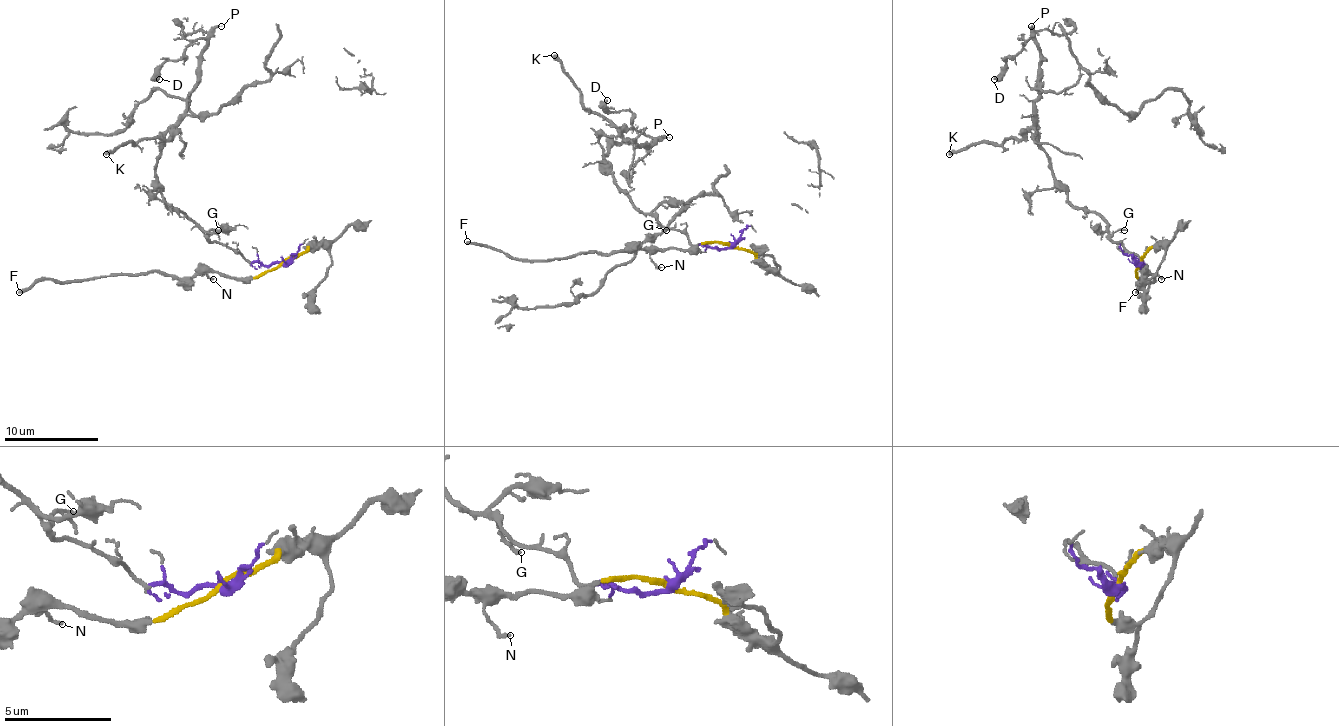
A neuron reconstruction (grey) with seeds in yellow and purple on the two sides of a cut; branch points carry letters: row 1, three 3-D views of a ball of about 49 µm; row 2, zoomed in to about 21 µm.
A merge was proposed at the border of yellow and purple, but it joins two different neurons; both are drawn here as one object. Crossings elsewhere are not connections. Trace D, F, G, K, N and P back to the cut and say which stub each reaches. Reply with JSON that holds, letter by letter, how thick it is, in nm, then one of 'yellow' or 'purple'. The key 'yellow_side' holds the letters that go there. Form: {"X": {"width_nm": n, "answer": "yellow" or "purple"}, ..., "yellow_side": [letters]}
{"D": {"width_nm": 400, "answer": "purple"}, "F": {"width_nm": 240, "answer": "yellow"}, "G": {"width_nm": 160, "answer": "purple"}, "K": {"width_nm": 320, "answer": "purple"}, "N": {"width_nm": 140, "answer": "yellow"}, "P": {"width_nm": 200, "answer": "purple"}, "yellow_side": ["F", "N"]}

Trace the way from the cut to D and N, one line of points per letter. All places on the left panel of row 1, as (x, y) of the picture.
D: (282, 263), (247, 261), (167, 207), (155, 164), (207, 42), (167, 60), (160, 79)
N: (282, 263), (254, 277), (202, 273), (214, 280)

